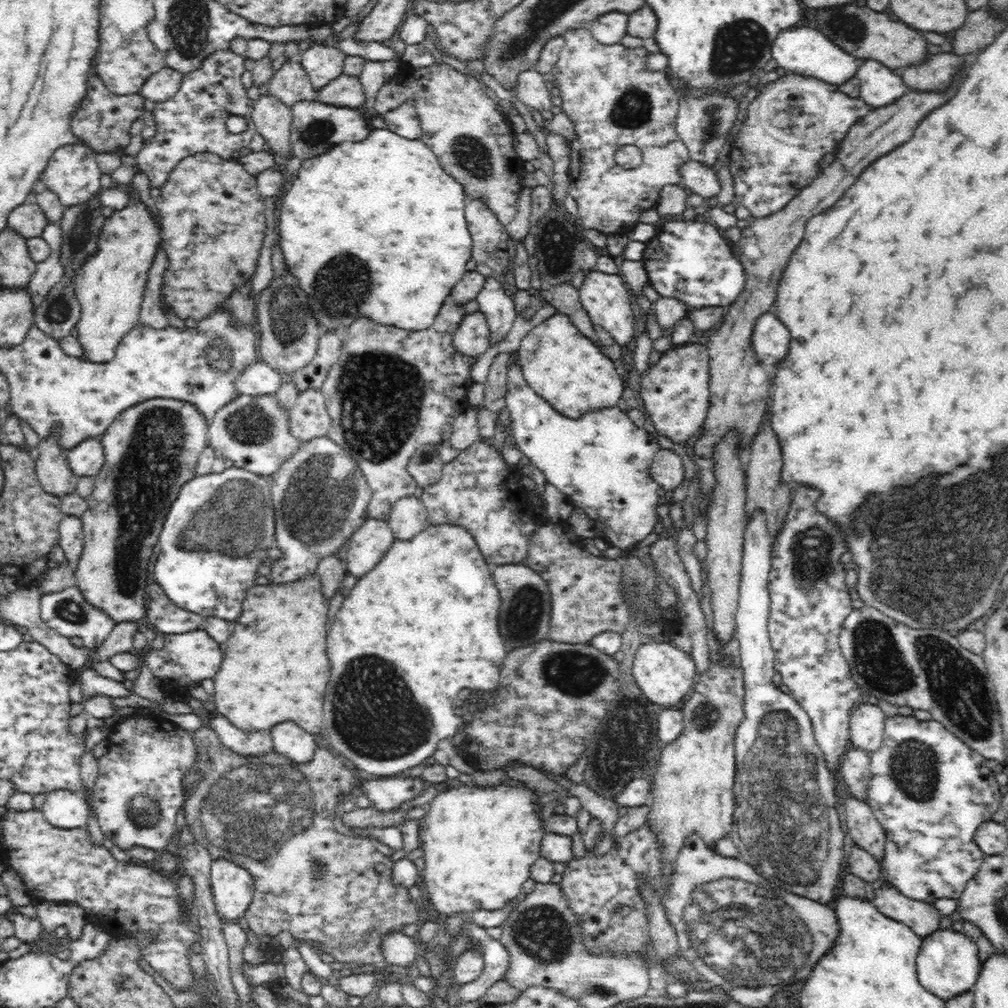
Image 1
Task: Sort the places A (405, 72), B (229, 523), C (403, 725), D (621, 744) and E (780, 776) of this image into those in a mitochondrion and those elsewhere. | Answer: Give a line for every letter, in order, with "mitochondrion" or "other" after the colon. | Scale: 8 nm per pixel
A: other
B: mitochondrion
C: mitochondrion
D: mitochondrion
E: mitochondrion

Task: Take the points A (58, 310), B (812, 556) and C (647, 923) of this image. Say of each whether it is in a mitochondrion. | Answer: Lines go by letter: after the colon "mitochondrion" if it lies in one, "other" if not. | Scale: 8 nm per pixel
A: mitochondrion
B: mitochondrion
C: other

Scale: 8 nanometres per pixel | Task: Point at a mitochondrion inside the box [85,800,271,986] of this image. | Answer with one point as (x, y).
(197, 855)

